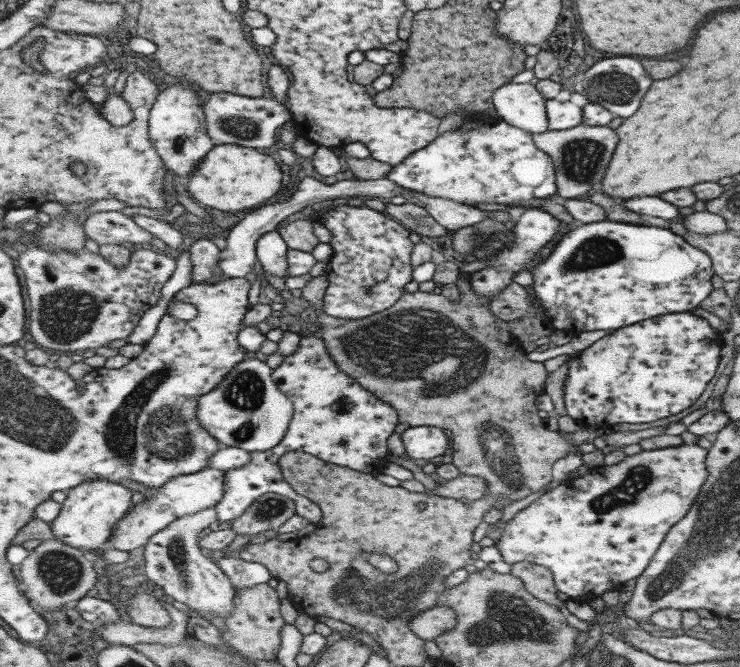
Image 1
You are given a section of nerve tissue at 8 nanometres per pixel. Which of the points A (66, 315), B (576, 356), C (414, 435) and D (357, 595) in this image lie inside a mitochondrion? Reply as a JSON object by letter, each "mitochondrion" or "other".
{"A":"mitochondrion","B":"other","C":"other","D":"mitochondrion"}

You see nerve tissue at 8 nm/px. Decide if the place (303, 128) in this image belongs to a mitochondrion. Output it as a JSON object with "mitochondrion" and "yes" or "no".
{"mitochondrion":"no"}

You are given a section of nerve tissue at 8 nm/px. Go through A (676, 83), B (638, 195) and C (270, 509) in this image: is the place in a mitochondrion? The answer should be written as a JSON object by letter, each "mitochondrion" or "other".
{"A":"other","B":"other","C":"mitochondrion"}

